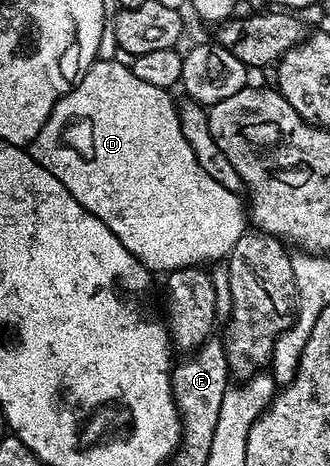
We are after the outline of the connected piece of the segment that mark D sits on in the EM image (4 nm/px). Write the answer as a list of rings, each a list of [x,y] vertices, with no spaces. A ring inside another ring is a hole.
[[[118,59],[95,61],[92,68],[84,75],[84,79],[77,81],[74,88],[69,89],[54,104],[52,115],[48,115],[44,127],[40,127],[40,135],[36,135],[36,139],[29,146],[29,153],[36,159],[36,163],[40,163],[40,167],[52,171],[52,175],[56,175],[56,179],[60,179],[60,183],[64,183],[64,187],[68,187],[72,199],[76,199],[76,203],[80,203],[80,207],[84,207],[92,215],[96,215],[96,219],[100,219],[100,223],[104,223],[104,227],[108,227],[108,231],[112,231],[112,235],[116,235],[116,239],[120,239],[120,243],[124,243],[124,247],[128,247],[128,251],[132,251],[132,255],[136,255],[136,259],[140,259],[140,263],[145,269],[150,270],[151,274],[165,275],[177,269],[205,266],[207,264],[205,261],[214,261],[217,257],[225,258],[248,231],[248,209],[243,198],[239,194],[228,191],[228,187],[220,187],[220,183],[216,183],[216,179],[208,176],[204,167],[200,167],[200,163],[196,163],[196,155],[192,151],[188,139],[184,139],[178,105],[170,98],[171,90],[152,87],[152,83],[143,83],[130,70],[129,64],[121,65],[120,62],[121,60]]]

